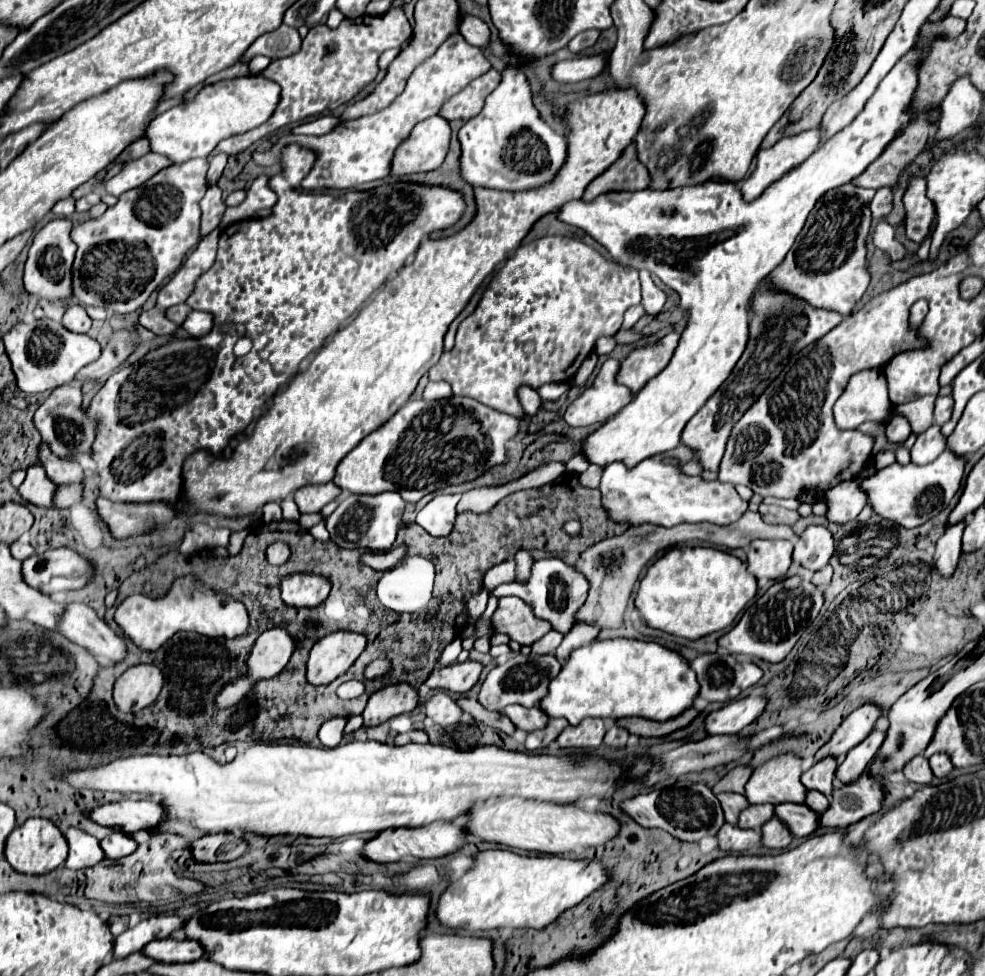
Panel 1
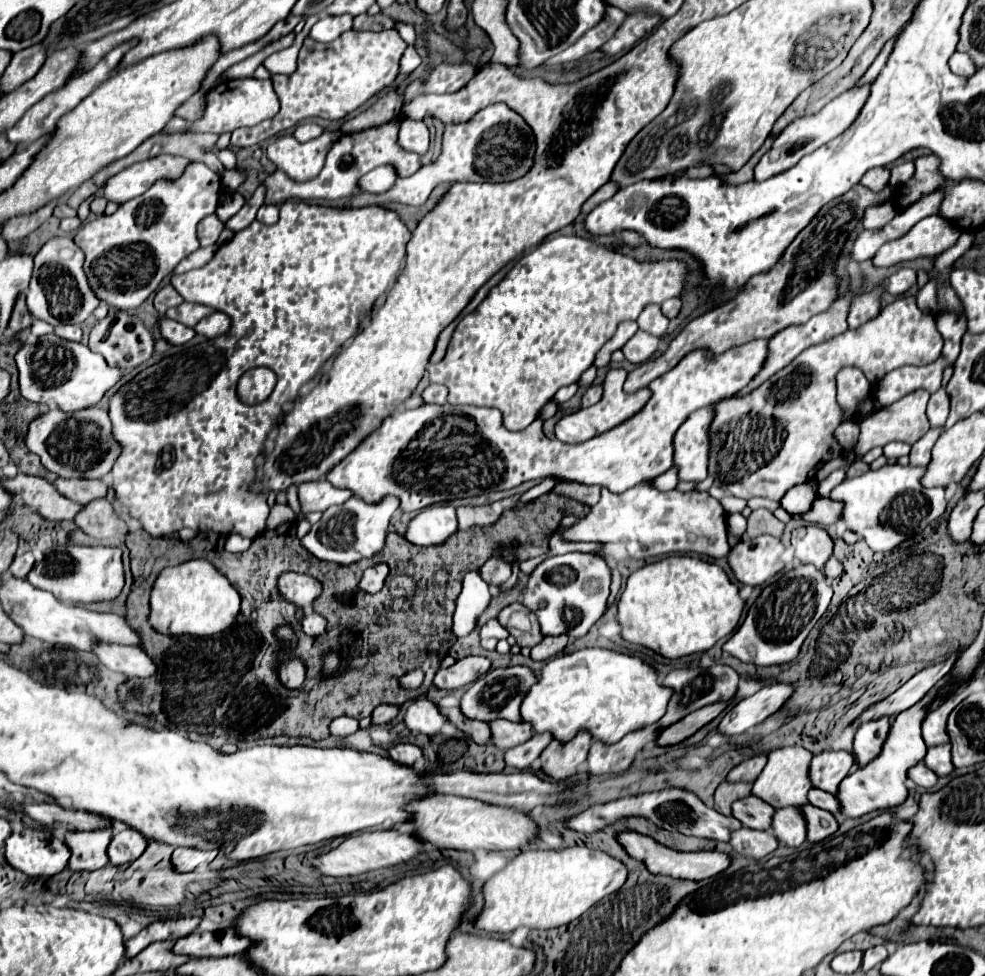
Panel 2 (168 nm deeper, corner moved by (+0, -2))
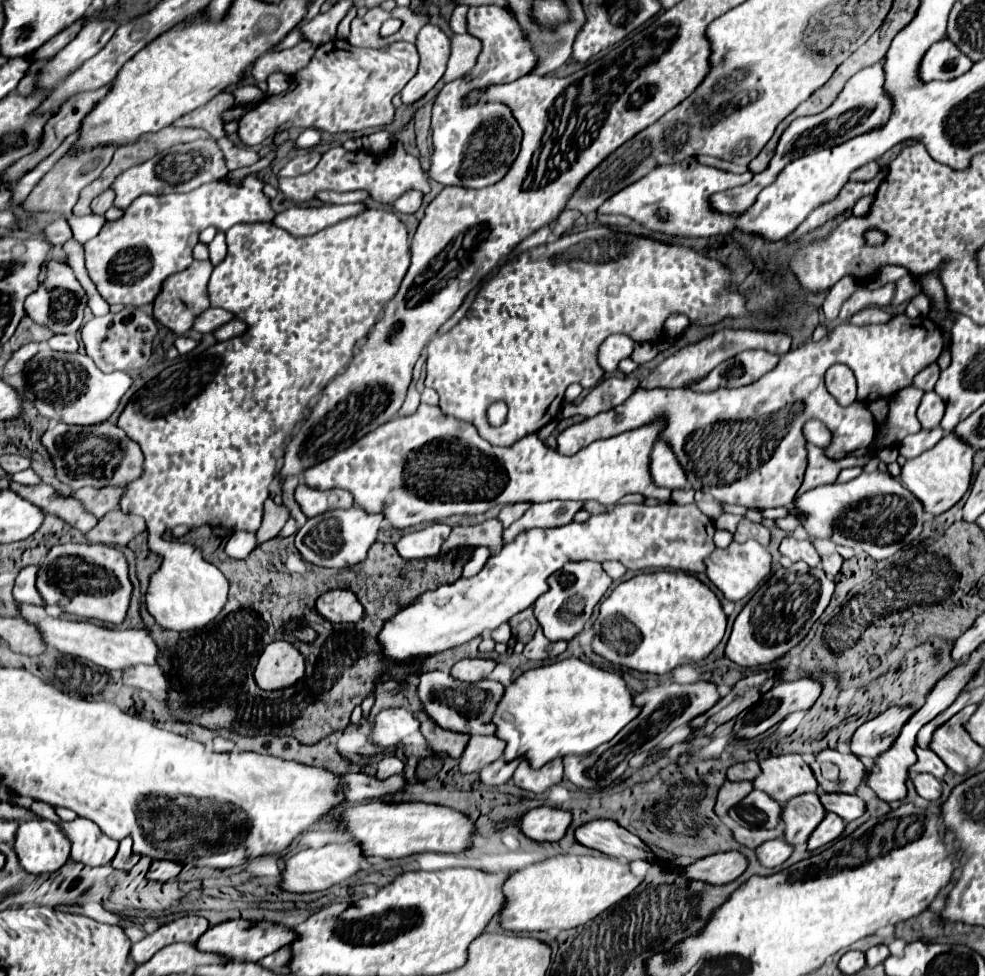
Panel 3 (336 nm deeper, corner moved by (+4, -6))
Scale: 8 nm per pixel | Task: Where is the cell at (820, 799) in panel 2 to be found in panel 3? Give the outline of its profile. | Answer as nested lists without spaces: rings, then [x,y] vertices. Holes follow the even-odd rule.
[[[820,791],[820,803],[826,807],[826,811],[840,815],[840,819],[844,819],[846,823],[854,821],[864,813],[864,801],[856,795]]]

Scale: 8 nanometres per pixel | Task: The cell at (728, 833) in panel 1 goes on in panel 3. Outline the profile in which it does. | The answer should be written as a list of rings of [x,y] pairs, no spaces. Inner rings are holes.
[[[770,839],[756,847],[756,857],[764,867],[776,867],[786,861],[792,853],[792,847],[784,839]]]

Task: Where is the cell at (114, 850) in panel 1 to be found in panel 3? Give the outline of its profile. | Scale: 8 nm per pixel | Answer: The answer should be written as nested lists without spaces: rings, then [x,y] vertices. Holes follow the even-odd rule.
[[[126,837],[126,839],[122,839],[120,841],[120,849],[118,849],[118,853],[116,853],[116,857],[112,859],[112,867],[116,867],[116,869],[132,869],[136,863],[140,861],[140,855],[136,855],[134,851],[132,851],[132,839],[130,837]]]

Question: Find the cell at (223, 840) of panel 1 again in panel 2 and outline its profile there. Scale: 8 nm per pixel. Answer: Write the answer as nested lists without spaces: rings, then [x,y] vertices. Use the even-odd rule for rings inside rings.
[[[178,847],[172,853],[172,867],[180,873],[188,873],[192,869],[196,869],[200,863],[212,863],[216,859],[218,851],[198,851],[198,849],[186,849],[186,847]]]

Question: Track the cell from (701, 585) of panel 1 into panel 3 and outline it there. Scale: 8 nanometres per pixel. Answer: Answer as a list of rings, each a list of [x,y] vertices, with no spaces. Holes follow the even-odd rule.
[[[654,571],[654,573],[640,573],[628,581],[622,581],[610,597],[600,605],[598,619],[594,621],[594,651],[606,657],[612,663],[626,665],[630,669],[638,669],[644,673],[668,673],[678,665],[702,661],[712,653],[712,649],[722,641],[726,633],[728,617],[722,609],[720,597],[696,579],[692,573],[686,571]]]

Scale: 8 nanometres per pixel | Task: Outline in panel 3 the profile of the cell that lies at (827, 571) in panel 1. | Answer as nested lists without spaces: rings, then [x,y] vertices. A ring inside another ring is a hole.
[[[830,553],[830,555],[822,557],[822,569],[828,579],[834,579],[838,575],[840,565],[842,565],[842,557],[838,553]]]

